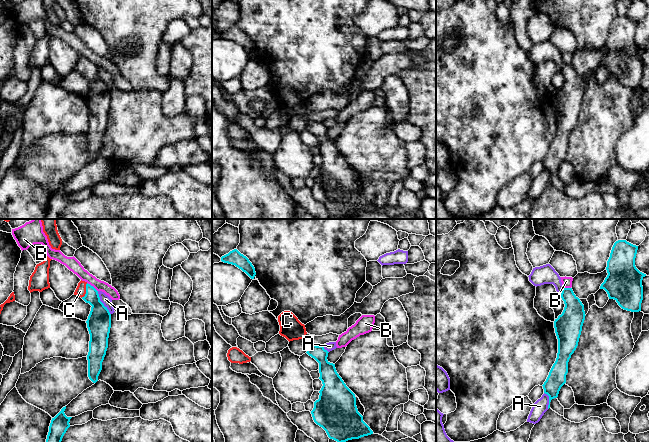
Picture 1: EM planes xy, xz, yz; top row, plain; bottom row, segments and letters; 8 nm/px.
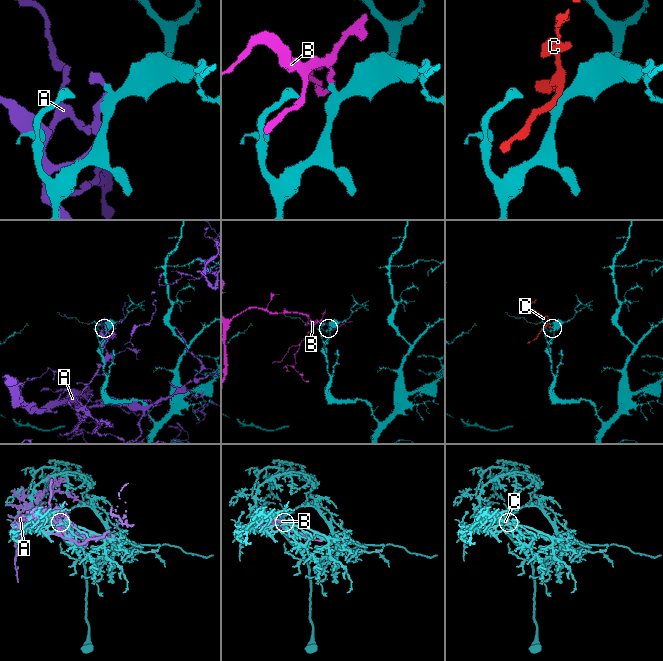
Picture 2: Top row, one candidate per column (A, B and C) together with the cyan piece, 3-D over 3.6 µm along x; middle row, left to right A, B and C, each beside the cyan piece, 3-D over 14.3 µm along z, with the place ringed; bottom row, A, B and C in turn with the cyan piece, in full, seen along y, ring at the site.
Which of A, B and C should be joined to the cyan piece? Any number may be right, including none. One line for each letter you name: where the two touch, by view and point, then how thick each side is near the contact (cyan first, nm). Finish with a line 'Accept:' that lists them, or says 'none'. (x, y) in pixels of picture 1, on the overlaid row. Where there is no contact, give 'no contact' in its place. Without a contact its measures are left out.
C: meets cyan in xy at (86, 291); 190 nm thick on the cyan side, 90 nm on the other
Accept: C

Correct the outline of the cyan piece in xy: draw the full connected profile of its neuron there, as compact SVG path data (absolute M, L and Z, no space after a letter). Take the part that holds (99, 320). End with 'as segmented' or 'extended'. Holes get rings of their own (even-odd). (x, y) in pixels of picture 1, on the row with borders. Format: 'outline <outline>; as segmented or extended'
outline M81 280L74 295L81 297L86 303L92 306L86 321L90 334L87 360L88 377L93 383L96 383L108 348L111 314L107 307L100 301L98 291L87 282Z; extended

